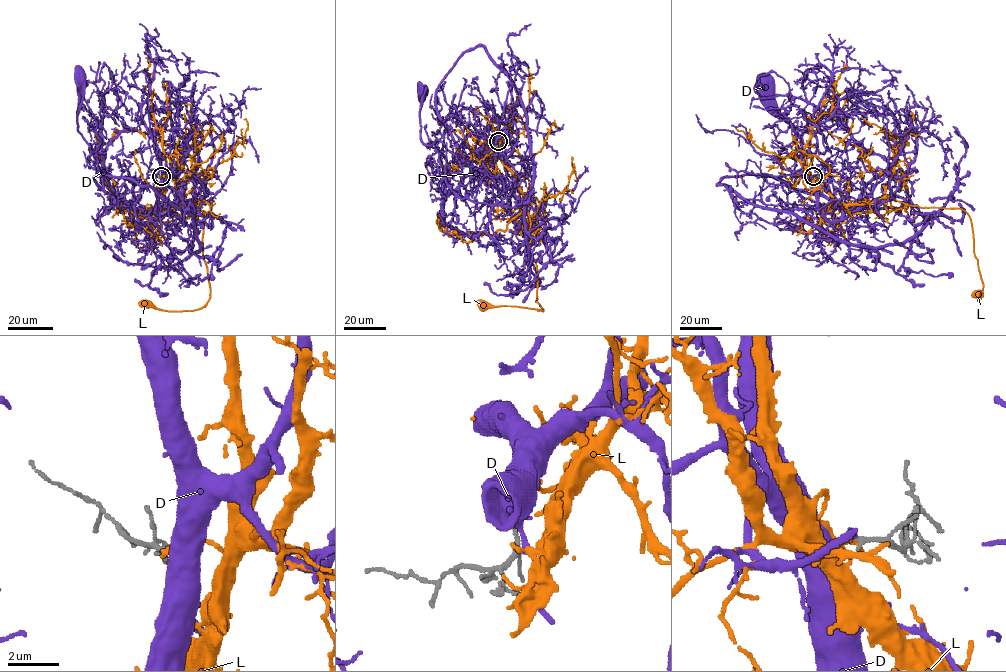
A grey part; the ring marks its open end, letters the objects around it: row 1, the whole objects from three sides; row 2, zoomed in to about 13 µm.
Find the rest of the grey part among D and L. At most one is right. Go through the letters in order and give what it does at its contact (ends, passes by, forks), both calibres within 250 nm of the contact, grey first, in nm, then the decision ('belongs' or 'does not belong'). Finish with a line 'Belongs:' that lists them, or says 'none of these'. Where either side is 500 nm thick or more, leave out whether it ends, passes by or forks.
D: it ends there; 200 nm thick on the grey side, 240 nm on the other; belongs
L: it ends there; 150 nm thick on the grey side, 140 nm on the other; does not belong
Belongs: D

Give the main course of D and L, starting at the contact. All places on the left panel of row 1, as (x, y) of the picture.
D: (161, 176), (158, 212), (148, 225), (143, 225), (139, 215), (112, 188), (78, 131), (78, 85), (82, 79)
L: (161, 177), (172, 205), (194, 200), (204, 211), (209, 299), (182, 311), (145, 304)

